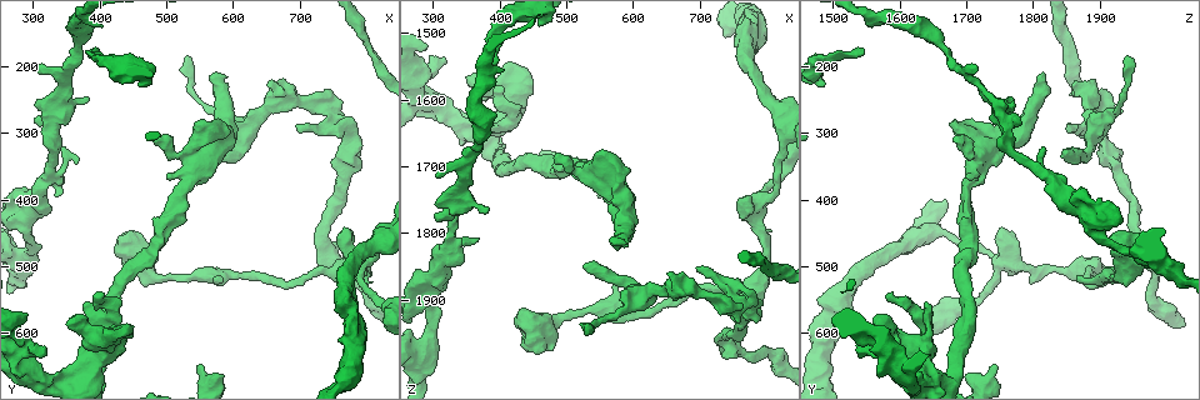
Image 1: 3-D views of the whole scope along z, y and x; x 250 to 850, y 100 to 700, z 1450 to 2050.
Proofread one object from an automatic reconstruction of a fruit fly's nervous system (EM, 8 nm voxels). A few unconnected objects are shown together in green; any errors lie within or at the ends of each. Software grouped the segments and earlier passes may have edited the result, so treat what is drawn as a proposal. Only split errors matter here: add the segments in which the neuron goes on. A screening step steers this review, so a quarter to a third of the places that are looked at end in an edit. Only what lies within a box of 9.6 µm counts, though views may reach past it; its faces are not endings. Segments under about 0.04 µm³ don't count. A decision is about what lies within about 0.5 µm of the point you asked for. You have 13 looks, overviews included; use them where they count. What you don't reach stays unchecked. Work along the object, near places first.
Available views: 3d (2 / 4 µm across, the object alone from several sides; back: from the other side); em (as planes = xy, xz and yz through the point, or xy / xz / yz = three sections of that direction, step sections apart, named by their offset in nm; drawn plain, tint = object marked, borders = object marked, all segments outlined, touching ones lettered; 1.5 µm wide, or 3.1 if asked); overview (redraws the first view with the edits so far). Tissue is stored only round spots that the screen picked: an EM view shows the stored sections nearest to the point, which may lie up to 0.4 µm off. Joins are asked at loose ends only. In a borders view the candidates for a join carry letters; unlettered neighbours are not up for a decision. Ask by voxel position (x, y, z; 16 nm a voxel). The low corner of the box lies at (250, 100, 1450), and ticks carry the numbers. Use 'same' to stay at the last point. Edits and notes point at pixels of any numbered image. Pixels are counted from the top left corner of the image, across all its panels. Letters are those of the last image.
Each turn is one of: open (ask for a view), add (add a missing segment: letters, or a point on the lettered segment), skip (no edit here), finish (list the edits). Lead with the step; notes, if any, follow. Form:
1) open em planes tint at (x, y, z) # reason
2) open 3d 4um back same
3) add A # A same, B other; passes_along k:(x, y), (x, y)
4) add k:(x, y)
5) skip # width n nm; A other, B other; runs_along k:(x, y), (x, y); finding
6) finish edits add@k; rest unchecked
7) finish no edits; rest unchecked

open em planes borders at (535, 185, 1945) # an open end

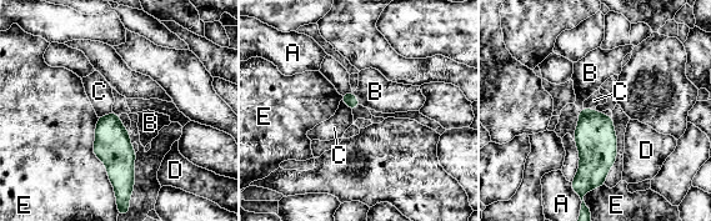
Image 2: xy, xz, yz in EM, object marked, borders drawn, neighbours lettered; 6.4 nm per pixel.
skip # width 80 nm; A other, B other, C other, D other, E other; border 2:(113, 112), (99, 117); no lettered segment goes on from it

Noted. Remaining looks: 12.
open em xz step 8 tint at (520, 330, 1845) # free end

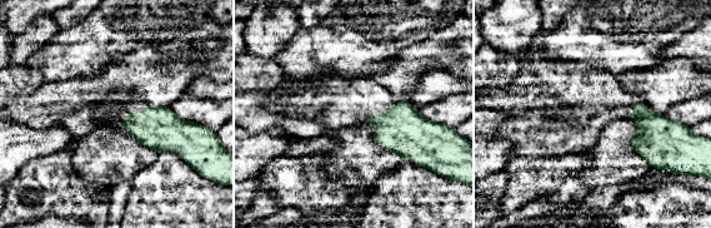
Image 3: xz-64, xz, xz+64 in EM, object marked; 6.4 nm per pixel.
open em planes borders same # cut it another way

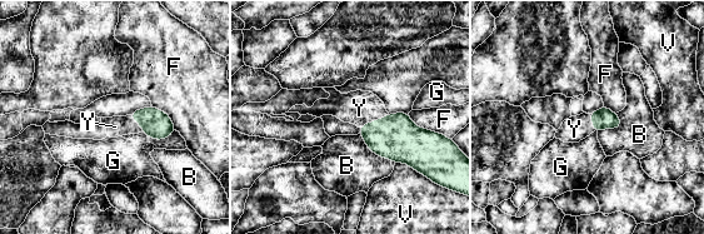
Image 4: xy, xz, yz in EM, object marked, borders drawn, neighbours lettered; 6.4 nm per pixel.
add Y # B other, F other, G other, V other, Y same; passes_along 4:(395, 137), (375, 120), (359, 108); it goes on there

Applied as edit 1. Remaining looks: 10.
open overview

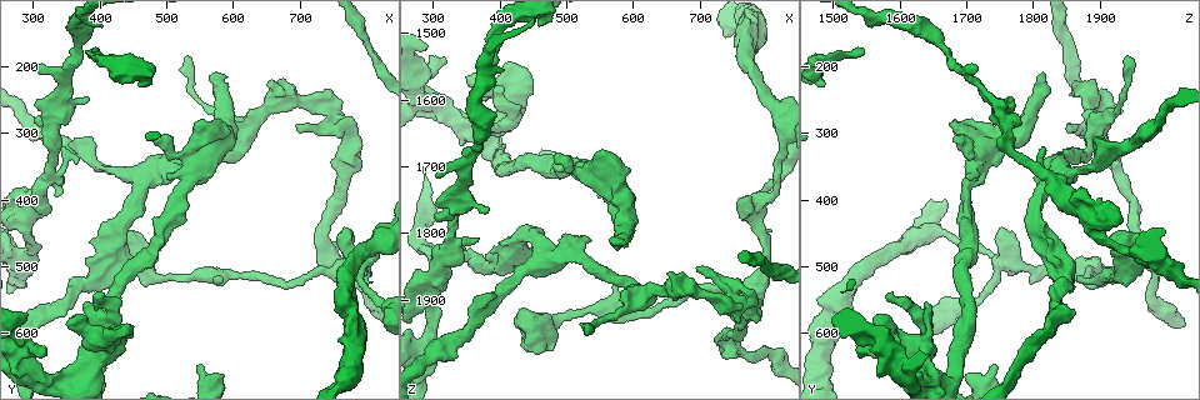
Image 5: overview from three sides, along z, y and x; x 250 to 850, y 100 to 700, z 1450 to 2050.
open em planes borders at (440, 450, 1915) # an open end

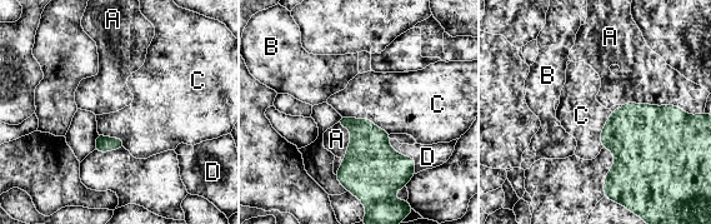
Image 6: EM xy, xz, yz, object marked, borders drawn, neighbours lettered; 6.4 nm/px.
skip # A other, B other, C other, D other; border 6:(341, 115), (370, 119), (389, 134); none of them fits

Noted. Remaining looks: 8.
open 3d 4um back at (400, 175, 1540) # branch stops here

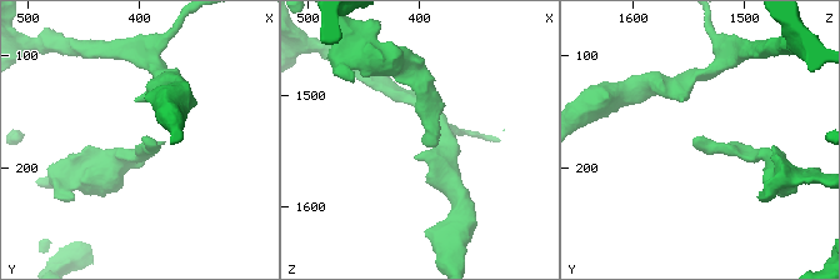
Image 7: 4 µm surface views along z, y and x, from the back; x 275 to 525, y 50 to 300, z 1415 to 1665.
open em xz step 4 tint at (396, 172, 1540)

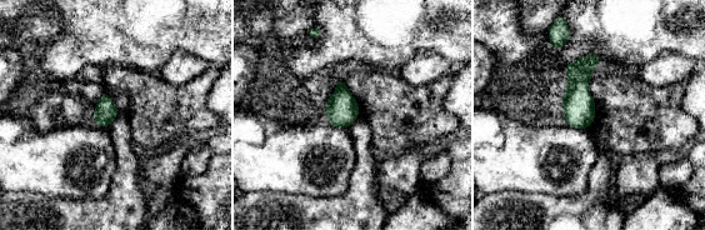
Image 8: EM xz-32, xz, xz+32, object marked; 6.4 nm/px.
open em planes borders same # cut it another way

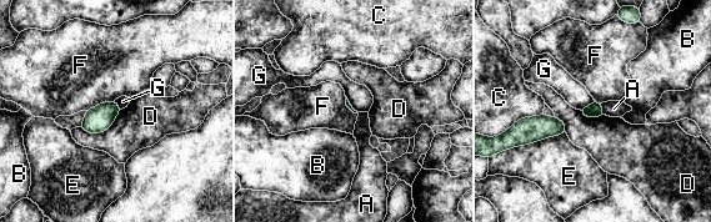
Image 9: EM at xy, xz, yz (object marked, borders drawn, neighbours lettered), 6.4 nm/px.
skip # A other, B other, C other, D other, E other, F other, G other; border 9:(595, 101), (580, 110); no lettered segment goes on from it

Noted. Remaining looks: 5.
finish edits add@4; rest unchecked

